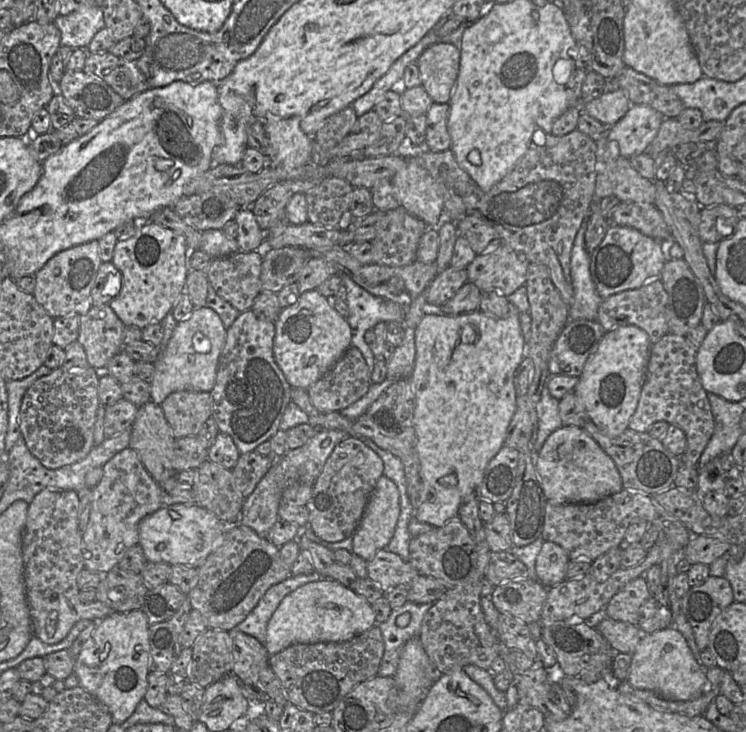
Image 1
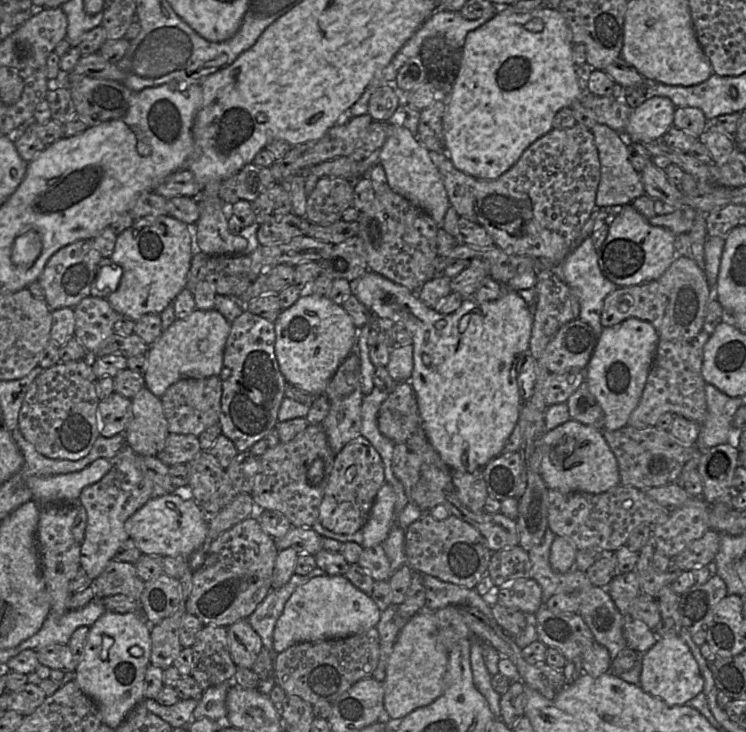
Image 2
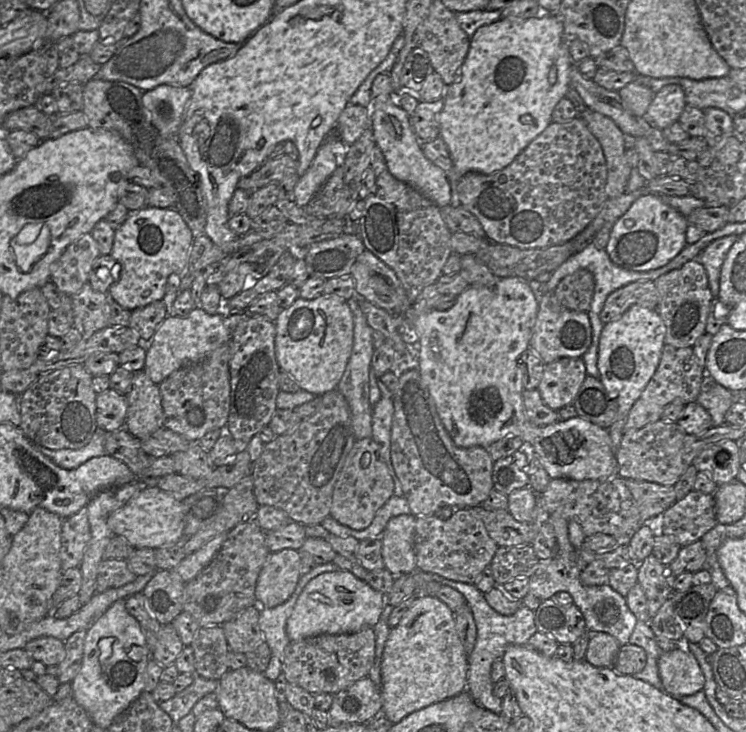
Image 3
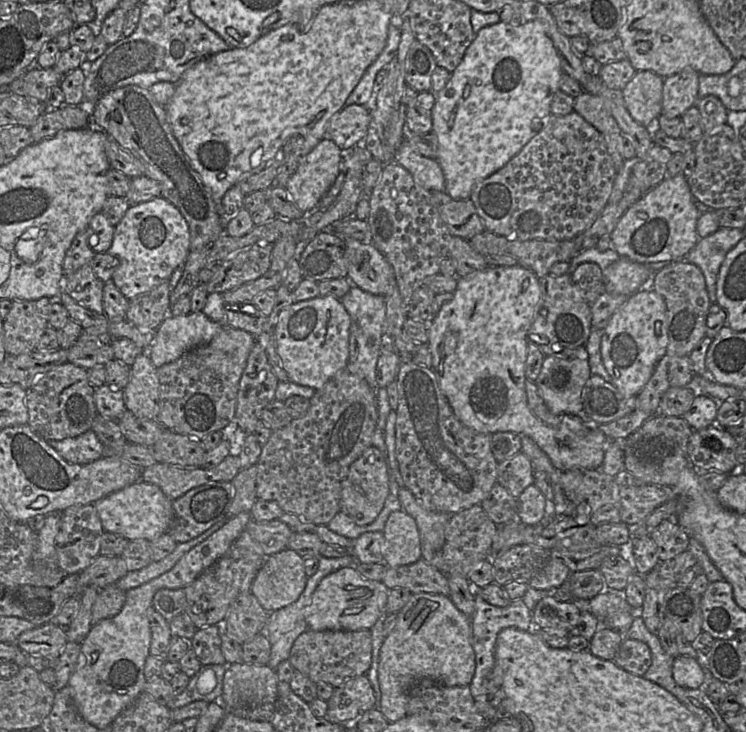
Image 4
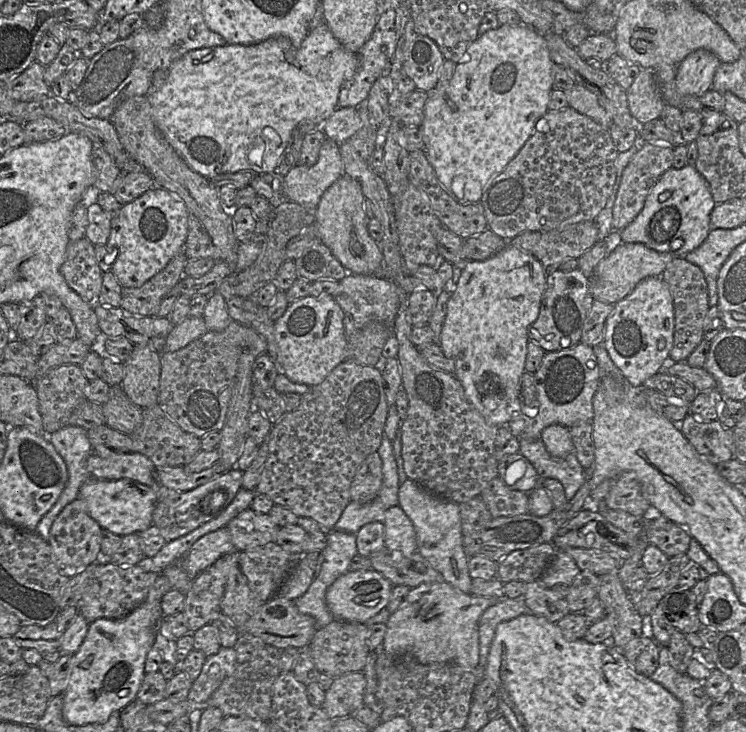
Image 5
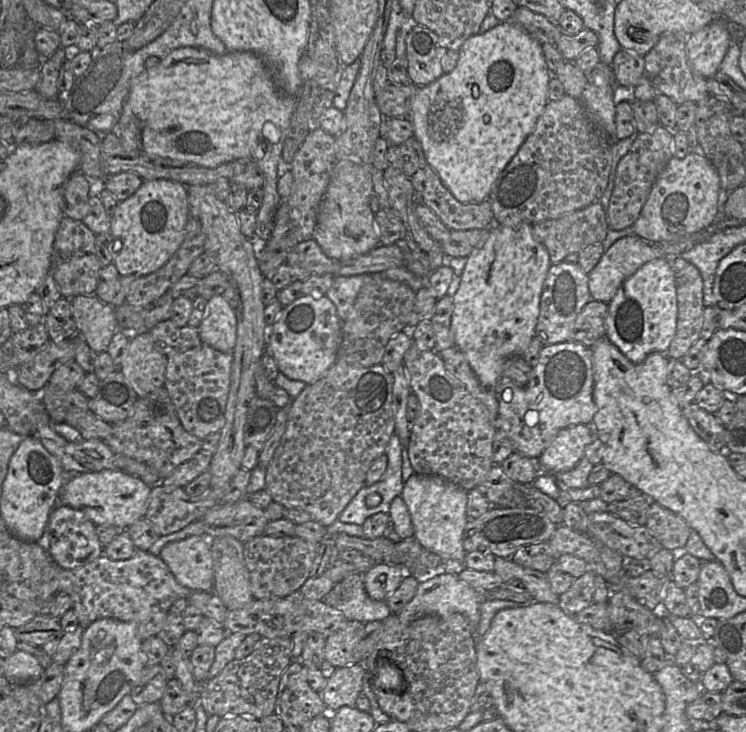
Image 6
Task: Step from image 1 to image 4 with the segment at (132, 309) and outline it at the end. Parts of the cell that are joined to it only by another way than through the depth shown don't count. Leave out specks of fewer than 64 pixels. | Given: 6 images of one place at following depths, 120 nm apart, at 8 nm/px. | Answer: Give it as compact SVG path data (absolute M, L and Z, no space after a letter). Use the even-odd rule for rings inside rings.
M159 196L150 201L130 205L120 222L114 226L113 241L106 252L119 259L112 279L119 291L131 300L168 281L173 271L184 265L189 249L190 230L187 221L172 203Z

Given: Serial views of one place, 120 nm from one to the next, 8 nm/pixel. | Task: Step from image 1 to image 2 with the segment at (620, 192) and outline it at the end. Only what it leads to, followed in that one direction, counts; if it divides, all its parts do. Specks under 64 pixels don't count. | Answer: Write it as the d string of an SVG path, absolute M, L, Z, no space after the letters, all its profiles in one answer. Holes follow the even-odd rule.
M596 123L591 129L600 162L600 181L596 193L596 208L623 206L645 194L644 185L628 157L629 144L623 134L619 134L605 124Z

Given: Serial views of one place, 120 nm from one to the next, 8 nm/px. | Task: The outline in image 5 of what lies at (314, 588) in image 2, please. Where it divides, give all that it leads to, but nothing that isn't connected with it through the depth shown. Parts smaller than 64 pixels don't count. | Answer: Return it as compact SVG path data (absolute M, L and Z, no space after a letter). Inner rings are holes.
M374 569L348 570L326 592L326 605L334 619L365 623L386 607L393 585Z

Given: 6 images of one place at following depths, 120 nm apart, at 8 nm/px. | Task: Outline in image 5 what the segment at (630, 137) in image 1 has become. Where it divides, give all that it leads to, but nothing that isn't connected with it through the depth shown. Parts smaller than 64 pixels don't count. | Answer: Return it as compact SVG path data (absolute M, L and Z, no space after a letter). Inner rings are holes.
M708 50L692 52L677 66L677 91L682 95L702 96L711 88L720 63L719 58Z

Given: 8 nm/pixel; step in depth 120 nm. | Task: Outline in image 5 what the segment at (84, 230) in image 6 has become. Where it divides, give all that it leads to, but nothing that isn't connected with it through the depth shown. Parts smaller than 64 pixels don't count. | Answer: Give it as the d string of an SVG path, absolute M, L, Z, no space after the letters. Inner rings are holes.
M87 237L70 241L60 271L68 286L88 303L97 304L103 272L95 258L95 245Z

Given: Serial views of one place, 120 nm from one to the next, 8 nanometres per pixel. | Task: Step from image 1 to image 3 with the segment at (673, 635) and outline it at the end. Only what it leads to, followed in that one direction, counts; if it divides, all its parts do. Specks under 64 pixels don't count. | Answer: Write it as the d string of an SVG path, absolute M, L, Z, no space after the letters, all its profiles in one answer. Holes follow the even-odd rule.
M684 647L662 653L658 670L665 692L672 697L689 696L703 690L704 675L695 657Z

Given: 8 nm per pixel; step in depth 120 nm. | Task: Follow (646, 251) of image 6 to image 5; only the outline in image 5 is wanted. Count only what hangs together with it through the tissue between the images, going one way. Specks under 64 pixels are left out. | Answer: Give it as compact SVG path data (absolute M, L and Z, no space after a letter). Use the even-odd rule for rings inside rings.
M622 242L596 266L590 278L592 296L601 302L614 305L630 294L642 280L648 277L661 276L673 258L669 252L661 253L641 243Z

